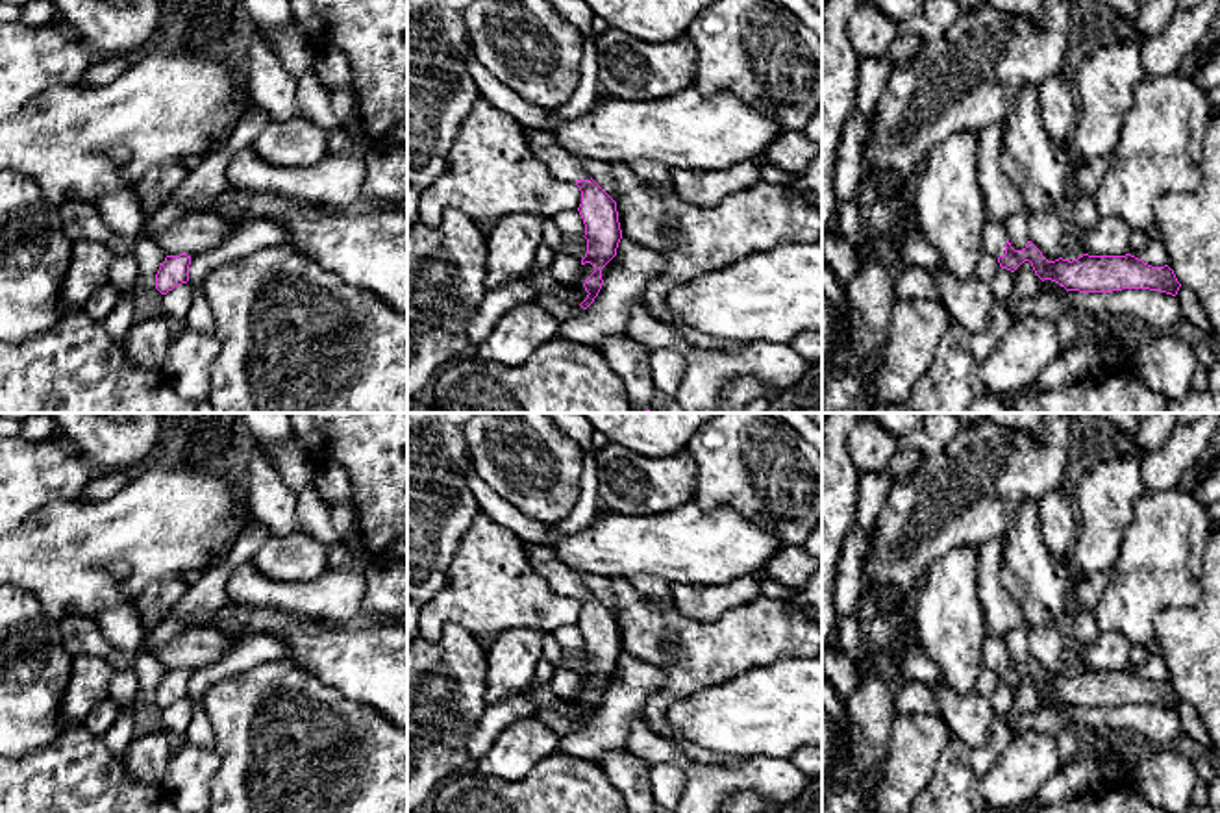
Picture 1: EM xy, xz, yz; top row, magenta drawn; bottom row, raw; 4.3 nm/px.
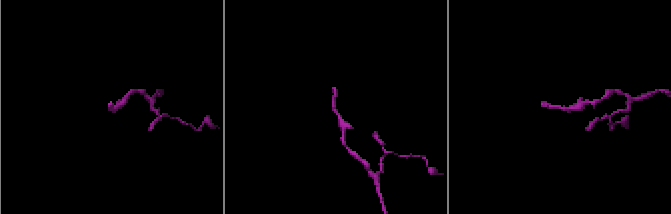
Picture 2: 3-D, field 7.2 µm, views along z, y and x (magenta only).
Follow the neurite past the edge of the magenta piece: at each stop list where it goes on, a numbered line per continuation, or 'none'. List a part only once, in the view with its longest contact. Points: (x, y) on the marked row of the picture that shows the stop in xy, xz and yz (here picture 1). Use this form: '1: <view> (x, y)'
1: yz (995, 237)

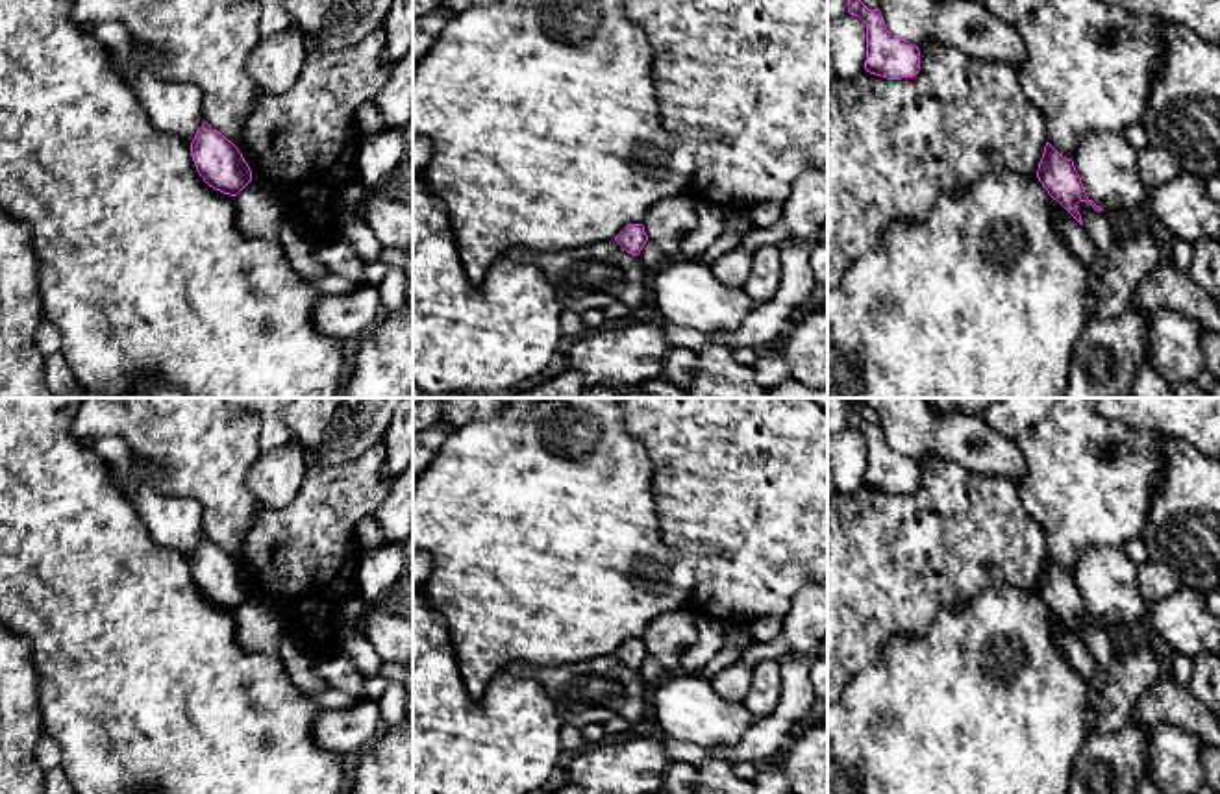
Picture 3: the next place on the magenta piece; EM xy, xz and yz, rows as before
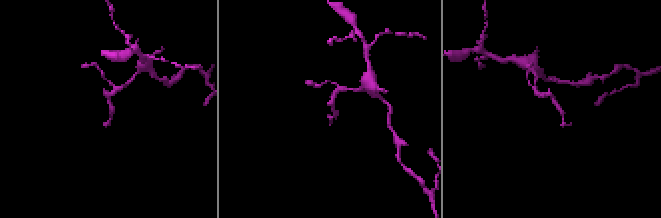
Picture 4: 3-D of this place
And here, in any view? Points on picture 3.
none

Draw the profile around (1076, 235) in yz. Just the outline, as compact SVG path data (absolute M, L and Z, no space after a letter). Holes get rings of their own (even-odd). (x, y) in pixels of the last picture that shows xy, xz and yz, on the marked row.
M1050 198L1050 204L1057 231L1079 263L1089 268L1096 259L1096 246L1087 228L1081 226L1057 200Z

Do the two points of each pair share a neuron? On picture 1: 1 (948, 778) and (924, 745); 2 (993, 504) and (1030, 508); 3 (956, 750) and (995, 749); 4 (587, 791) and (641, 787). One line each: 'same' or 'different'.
1: different
2: different
3: same
4: different

